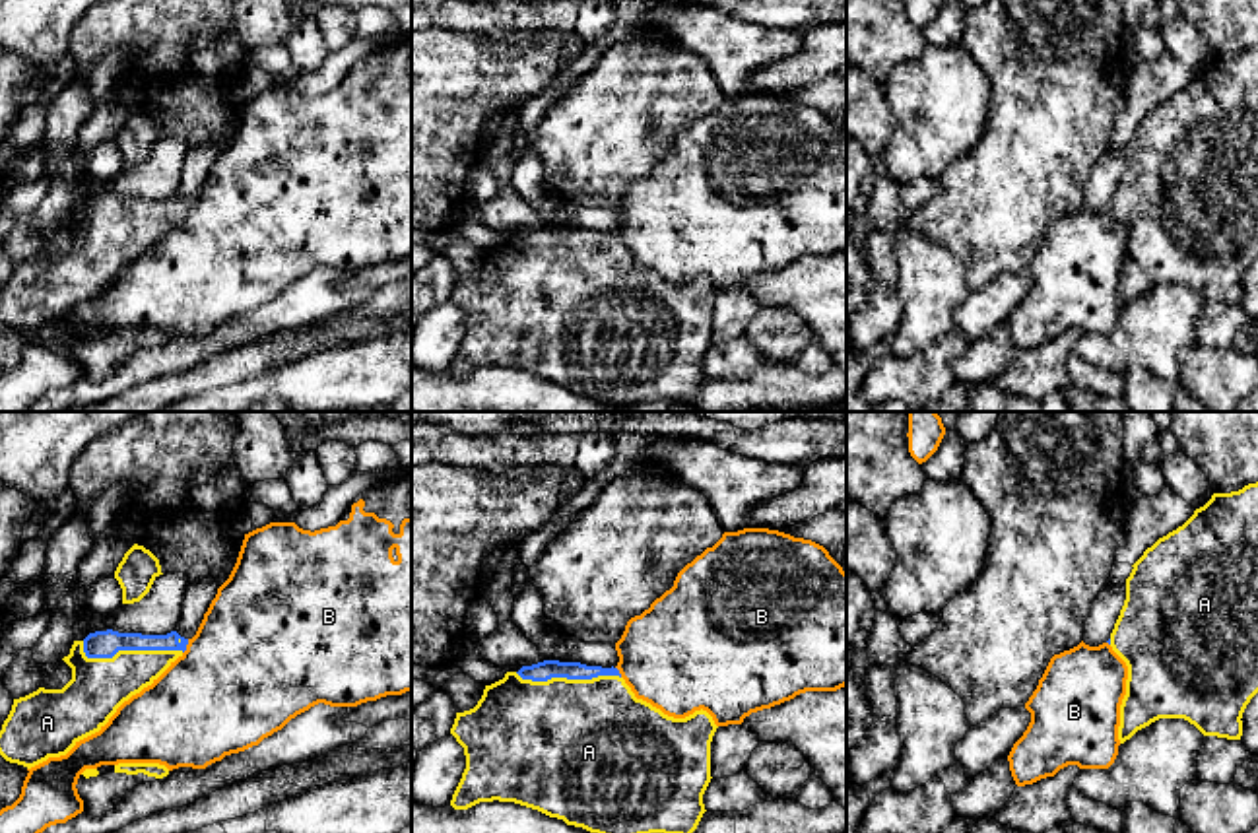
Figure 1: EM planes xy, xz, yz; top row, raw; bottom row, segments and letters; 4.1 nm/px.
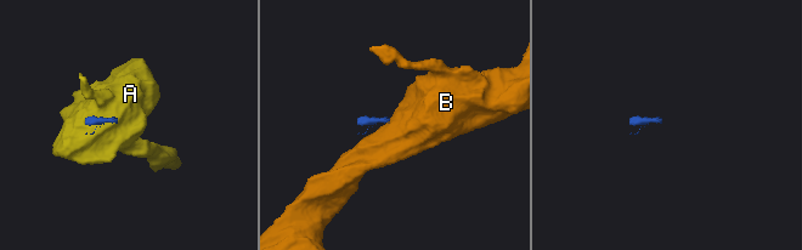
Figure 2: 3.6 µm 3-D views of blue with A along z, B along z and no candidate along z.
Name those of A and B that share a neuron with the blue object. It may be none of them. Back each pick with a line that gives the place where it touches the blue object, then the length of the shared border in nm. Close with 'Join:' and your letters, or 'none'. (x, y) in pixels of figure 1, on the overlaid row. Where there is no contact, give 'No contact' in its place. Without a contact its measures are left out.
A: Touches blue at xy (129, 649). Shared border 420 nm
Join: A

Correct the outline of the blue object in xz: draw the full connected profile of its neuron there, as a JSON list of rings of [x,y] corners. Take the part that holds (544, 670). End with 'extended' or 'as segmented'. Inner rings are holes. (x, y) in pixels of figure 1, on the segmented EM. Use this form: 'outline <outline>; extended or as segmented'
outline [[[544,660],[532,666],[522,666],[518,672],[507,672],[503,680],[485,685],[481,699],[470,711],[456,713],[450,734],[464,748],[466,769],[452,794],[454,810],[468,810],[480,802],[514,802],[538,810],[549,817],[563,819],[567,825],[582,827],[590,833],[693,833],[703,817],[703,794],[711,783],[711,742],[716,724],[707,711],[695,711],[685,718],[664,715],[650,703],[637,699],[625,683],[617,668],[586,666],[580,662]]]; extended

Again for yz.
outline [[[1258,482],[1239,491],[1213,493],[1132,567],[1124,606],[1107,641],[1128,666],[1120,744],[1159,718],[1184,718],[1204,736],[1241,740],[1242,713],[1258,693]]]; extended

